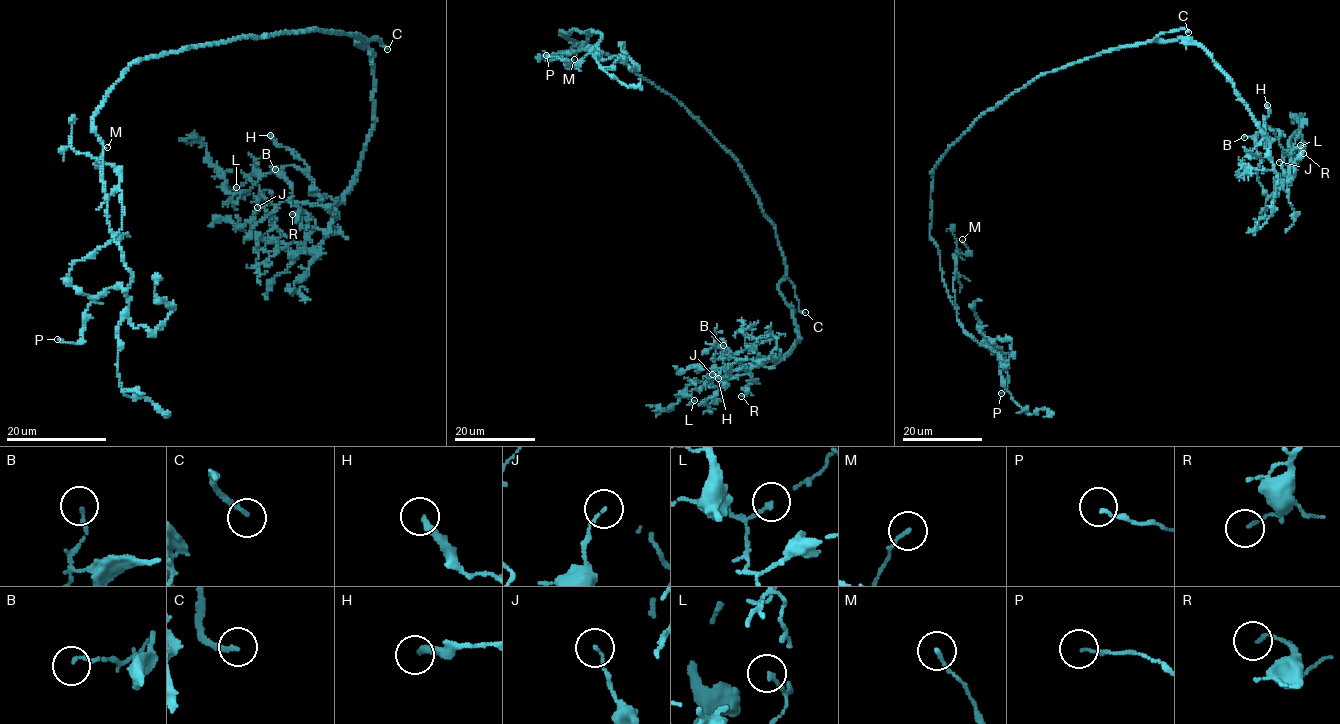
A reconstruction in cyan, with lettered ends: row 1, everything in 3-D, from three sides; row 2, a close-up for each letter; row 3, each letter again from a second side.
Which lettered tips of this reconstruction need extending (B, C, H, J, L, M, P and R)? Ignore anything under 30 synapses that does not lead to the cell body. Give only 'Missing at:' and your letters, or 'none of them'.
Missing at: C

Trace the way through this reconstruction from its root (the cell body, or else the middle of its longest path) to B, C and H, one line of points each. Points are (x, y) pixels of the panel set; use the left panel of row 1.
B: (288, 31), (367, 39), (356, 44), (371, 53), (374, 126), (356, 180), (338, 205), (297, 202), (275, 169)
C: (288, 31), (296, 33), (315, 29), (341, 32), (357, 35), (366, 42), (375, 37), (387, 49)
H: (288, 31), (367, 39), (356, 44), (371, 53), (374, 126), (337, 201), (321, 195), (309, 166), (270, 135)

